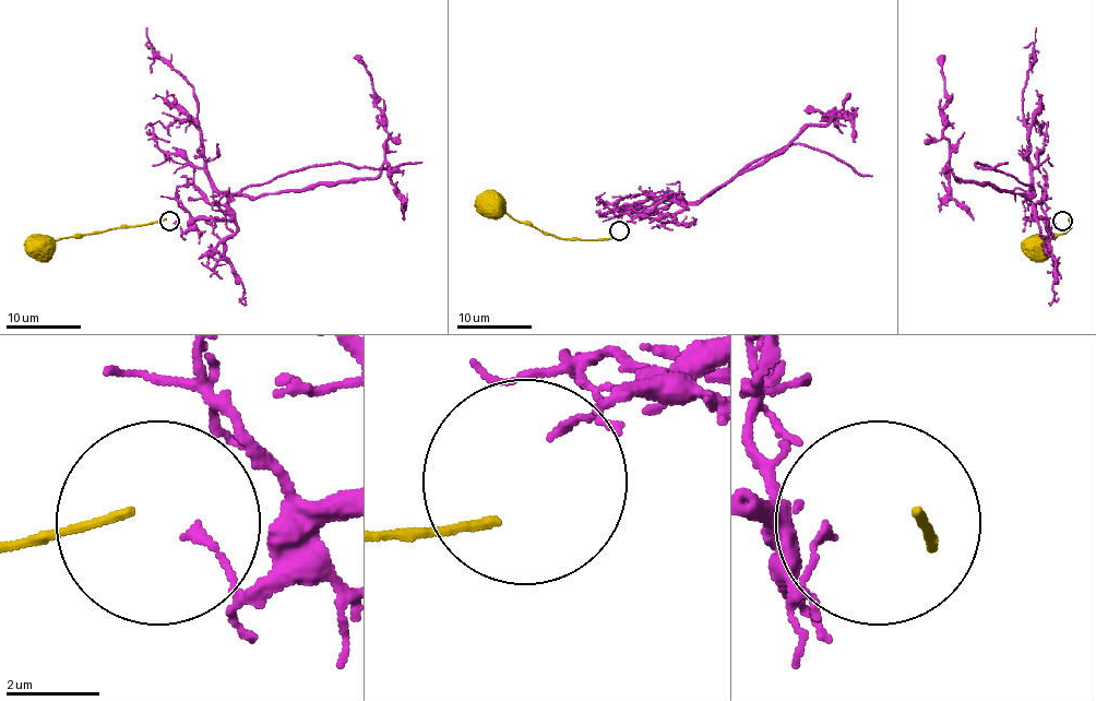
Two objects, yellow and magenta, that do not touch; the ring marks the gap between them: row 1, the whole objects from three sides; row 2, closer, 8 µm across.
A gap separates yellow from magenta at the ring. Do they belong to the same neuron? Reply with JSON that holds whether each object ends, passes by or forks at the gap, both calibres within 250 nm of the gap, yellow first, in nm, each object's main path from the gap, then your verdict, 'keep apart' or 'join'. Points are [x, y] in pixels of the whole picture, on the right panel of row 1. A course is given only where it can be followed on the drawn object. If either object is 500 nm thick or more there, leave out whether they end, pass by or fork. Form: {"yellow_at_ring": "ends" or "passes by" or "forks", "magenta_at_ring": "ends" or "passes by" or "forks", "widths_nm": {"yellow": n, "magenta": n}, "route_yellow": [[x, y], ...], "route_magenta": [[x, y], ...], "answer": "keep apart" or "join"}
{"yellow_at_ring": "ends", "magenta_at_ring": "ends", "widths_nm": {"yellow": 180, "magenta": 180}, "route_yellow": [[1068, 220], [1070, 229], [1067, 233], [1053, 237], [1036, 250]], "route_magenta": [[1055, 222], [1048, 230], [1041, 220], [1033, 220], [1035, 195], [957, 178], [942, 131], [941, 55]], "answer": "keep apart"}

